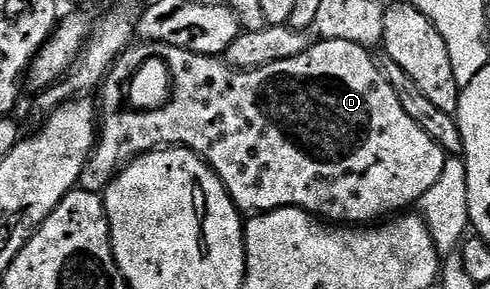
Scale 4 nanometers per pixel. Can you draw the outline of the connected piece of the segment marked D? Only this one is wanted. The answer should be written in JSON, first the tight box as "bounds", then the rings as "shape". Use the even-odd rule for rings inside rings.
{"bounds":[79,39,447,226],"shape":[[[318,39],[310,43],[309,49],[295,58],[287,58],[283,62],[271,62],[271,66],[256,68],[250,72],[240,72],[238,68],[231,68],[224,59],[216,56],[196,56],[191,50],[183,50],[179,46],[166,44],[140,45],[142,57],[151,60],[161,60],[169,68],[173,76],[173,90],[171,98],[165,103],[164,108],[136,111],[128,106],[122,108],[104,109],[103,119],[99,124],[99,137],[97,147],[89,155],[89,161],[83,166],[83,174],[79,181],[82,192],[104,193],[109,184],[124,171],[132,160],[139,156],[146,156],[148,152],[155,152],[158,148],[186,148],[196,156],[202,156],[213,167],[213,172],[221,179],[223,186],[229,191],[229,197],[237,211],[242,214],[260,214],[274,212],[280,208],[302,208],[310,216],[316,216],[325,222],[336,222],[341,226],[365,226],[370,222],[380,221],[390,214],[409,210],[423,198],[427,190],[438,181],[443,172],[447,154],[435,142],[431,142],[431,134],[423,130],[403,110],[399,98],[395,98],[395,90],[387,82],[382,65],[373,61],[374,53],[368,48],[361,48],[355,42]]]}

